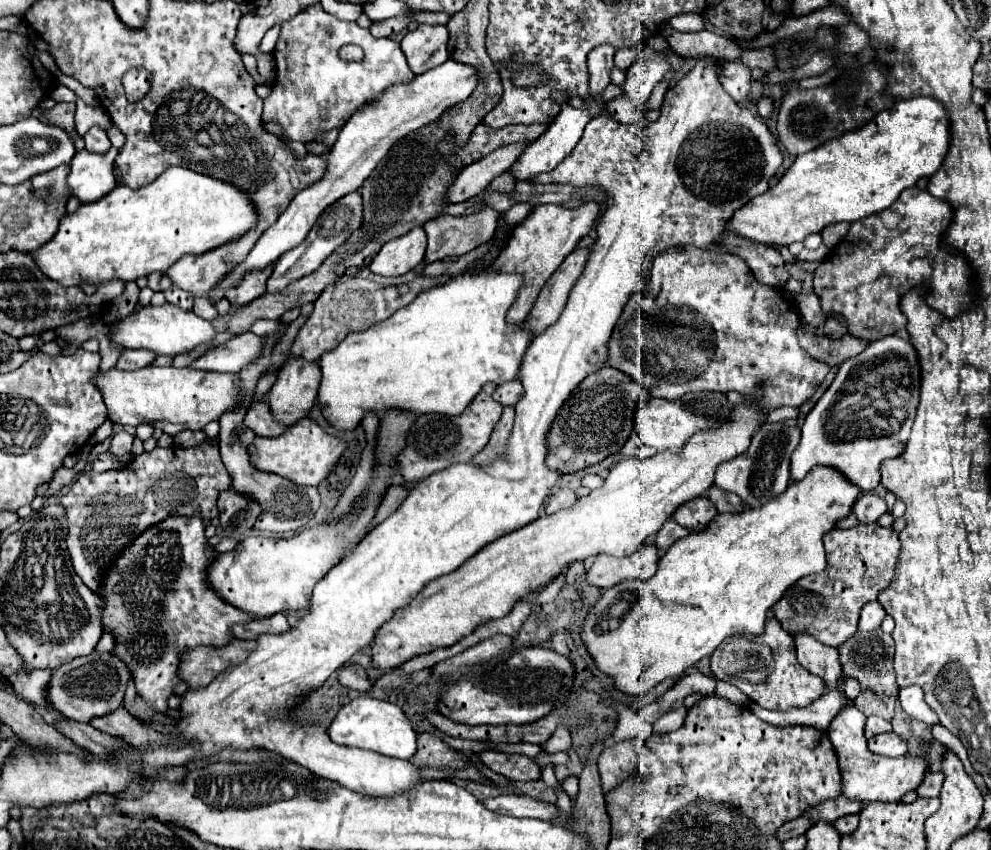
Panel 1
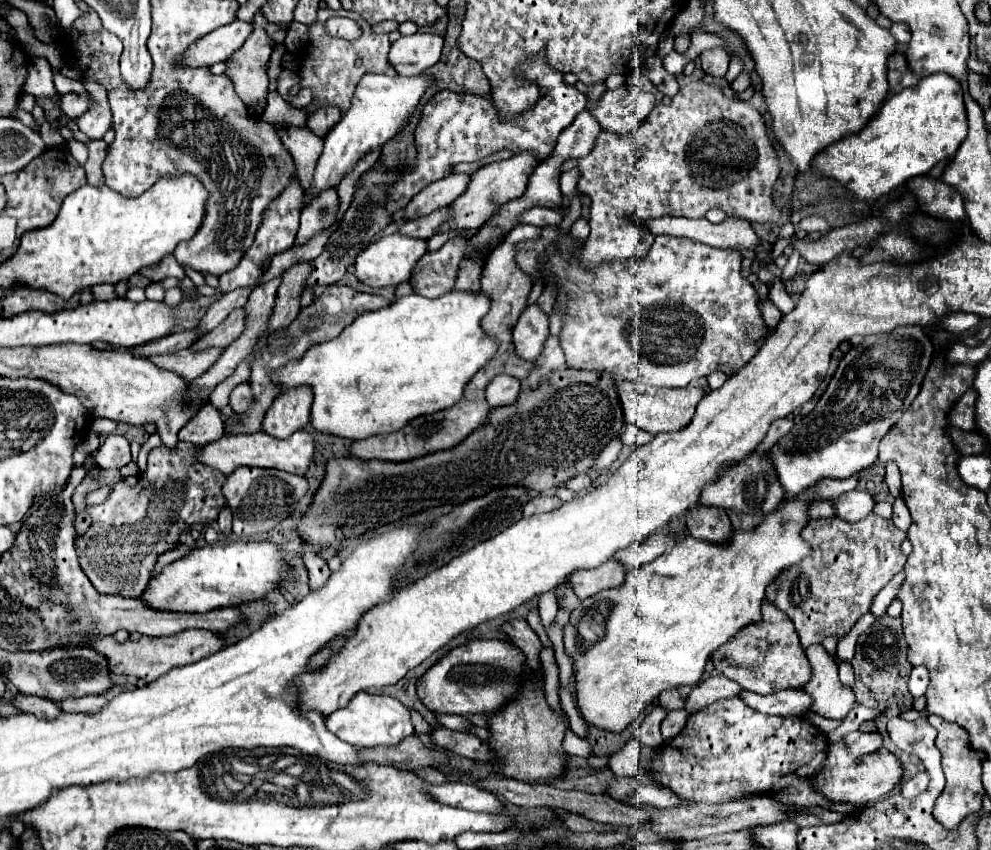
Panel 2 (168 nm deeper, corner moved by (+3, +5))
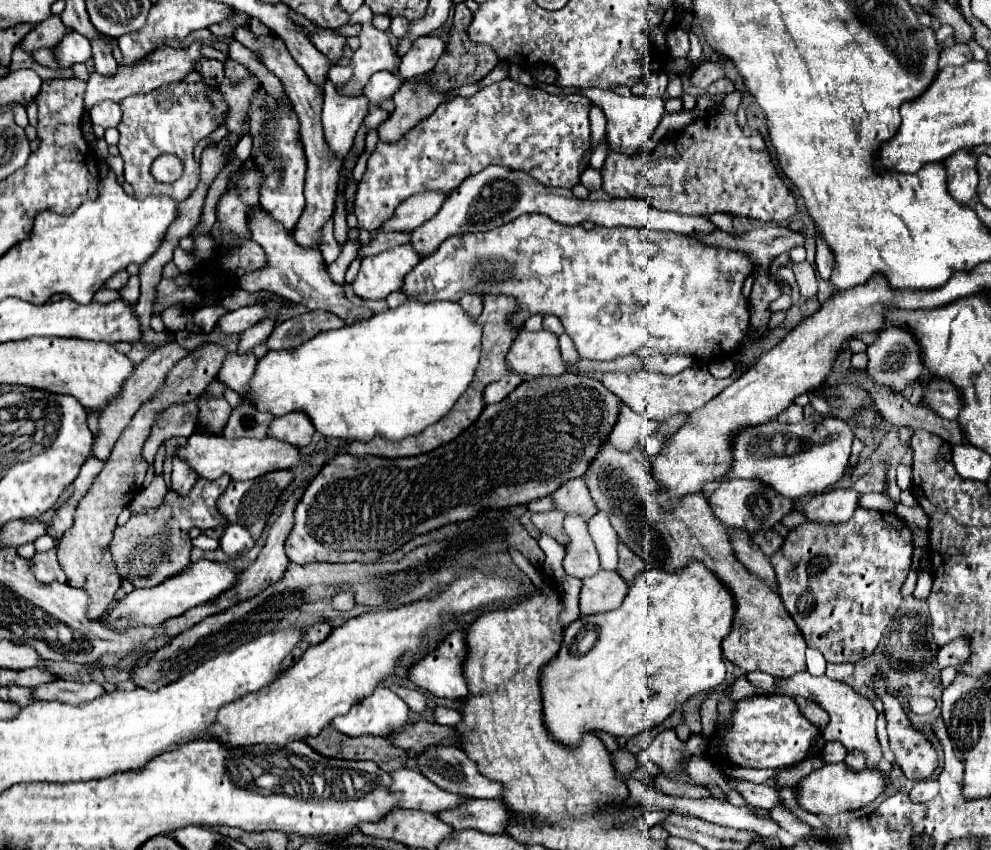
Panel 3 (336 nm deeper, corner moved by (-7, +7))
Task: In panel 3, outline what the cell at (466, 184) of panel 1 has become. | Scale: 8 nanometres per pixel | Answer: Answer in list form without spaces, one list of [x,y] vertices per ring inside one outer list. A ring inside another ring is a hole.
[[[428,190],[414,194],[400,204],[394,216],[382,224],[382,230],[414,230],[434,218],[450,194],[442,190]]]

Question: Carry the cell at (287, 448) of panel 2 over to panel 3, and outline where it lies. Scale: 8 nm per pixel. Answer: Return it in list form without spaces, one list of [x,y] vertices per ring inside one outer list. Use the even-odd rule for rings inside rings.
[[[192,434],[188,438],[188,442],[178,448],[180,458],[184,458],[186,462],[190,462],[190,466],[198,472],[198,476],[202,478],[218,478],[222,474],[230,474],[232,480],[252,480],[258,478],[266,472],[272,470],[290,470],[292,466],[296,466],[302,460],[302,452],[300,448],[276,440],[276,438],[240,438],[240,440],[230,440],[224,436],[214,436],[214,434]]]

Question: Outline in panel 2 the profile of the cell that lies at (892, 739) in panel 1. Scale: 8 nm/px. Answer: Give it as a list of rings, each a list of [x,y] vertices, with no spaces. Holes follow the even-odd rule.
[[[858,730],[858,732],[848,734],[844,744],[846,744],[846,750],[850,752],[850,756],[866,756],[882,746],[882,738],[880,738],[880,734]]]

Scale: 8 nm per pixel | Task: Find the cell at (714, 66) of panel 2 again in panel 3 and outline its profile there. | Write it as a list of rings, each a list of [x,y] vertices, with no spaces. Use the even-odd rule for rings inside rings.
[[[702,62],[694,72],[692,72],[692,84],[698,88],[708,88],[712,82],[724,78],[724,62]]]

